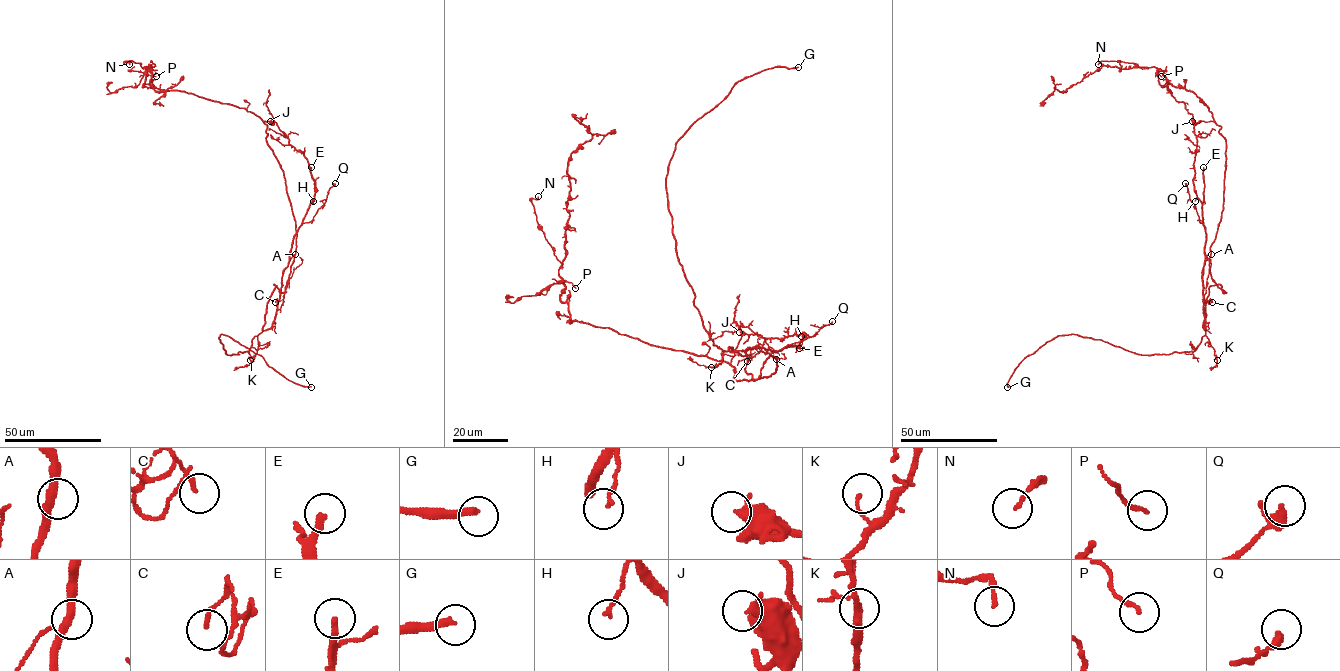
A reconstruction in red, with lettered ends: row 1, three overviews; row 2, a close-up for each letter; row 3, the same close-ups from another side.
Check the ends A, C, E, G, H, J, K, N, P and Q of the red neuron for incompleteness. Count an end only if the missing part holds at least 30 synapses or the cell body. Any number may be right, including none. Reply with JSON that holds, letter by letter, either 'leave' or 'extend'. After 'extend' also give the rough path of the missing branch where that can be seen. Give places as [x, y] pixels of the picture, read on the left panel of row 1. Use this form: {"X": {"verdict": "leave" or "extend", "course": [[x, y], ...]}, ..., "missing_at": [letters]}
{"A": {"verdict": "leave"}, "C": {"verdict": "leave"}, "E": {"verdict": "extend", "course": [[311, 167], [314, 158], [310, 144], [313, 138], [293, 129], [287, 132]]}, "G": {"verdict": "extend", "course": [[311, 387], [342, 371], [358, 373], [364, 382]]}, "H": {"verdict": "leave"}, "J": {"verdict": "leave"}, "K": {"verdict": "leave"}, "N": {"verdict": "leave"}, "P": {"verdict": "leave"}, "Q": {"verdict": "leave"}, "missing_at": ["E", "G"]}

